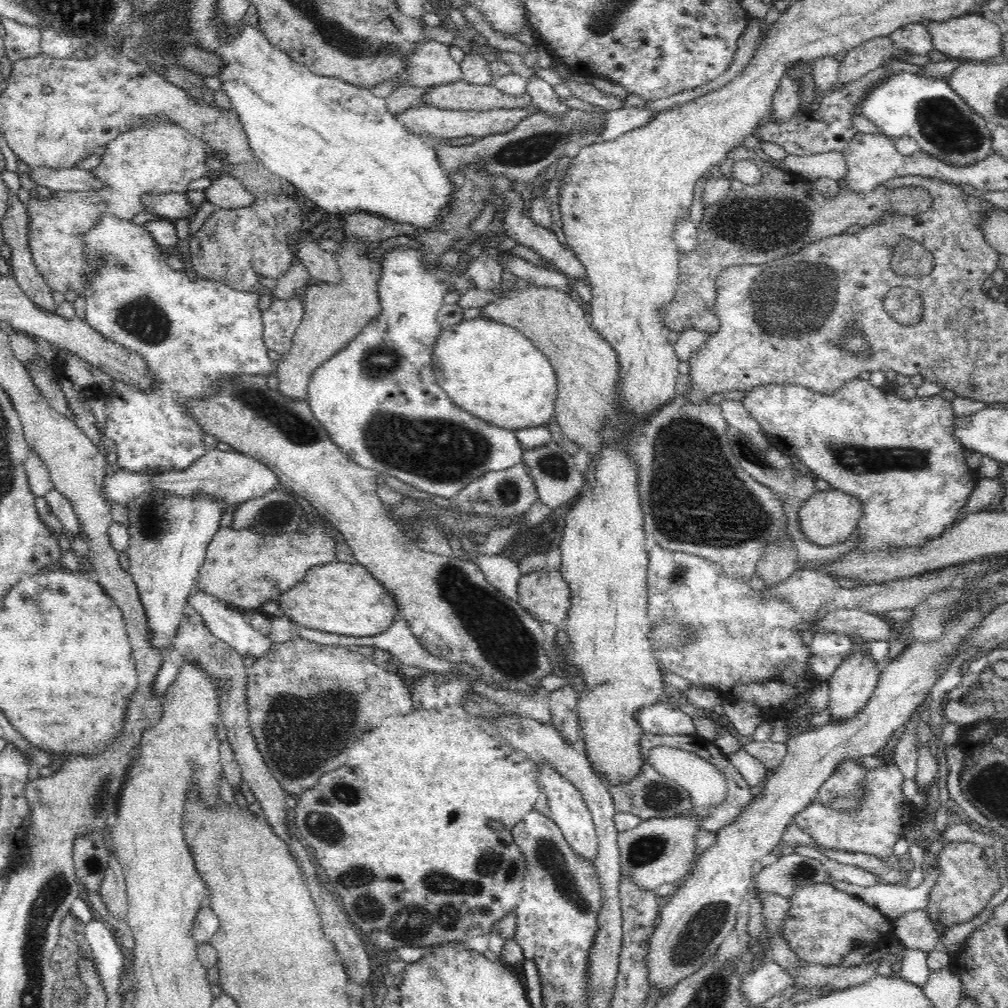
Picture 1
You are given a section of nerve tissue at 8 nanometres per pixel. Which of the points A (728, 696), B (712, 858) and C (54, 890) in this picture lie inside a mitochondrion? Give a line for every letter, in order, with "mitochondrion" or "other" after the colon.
A: other
B: other
C: mitochondrion

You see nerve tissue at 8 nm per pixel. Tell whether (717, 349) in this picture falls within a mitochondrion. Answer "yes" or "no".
no

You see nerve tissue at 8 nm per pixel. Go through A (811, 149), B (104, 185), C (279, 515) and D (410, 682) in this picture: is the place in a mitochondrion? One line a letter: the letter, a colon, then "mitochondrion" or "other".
A: other
B: other
C: mitochondrion
D: other

